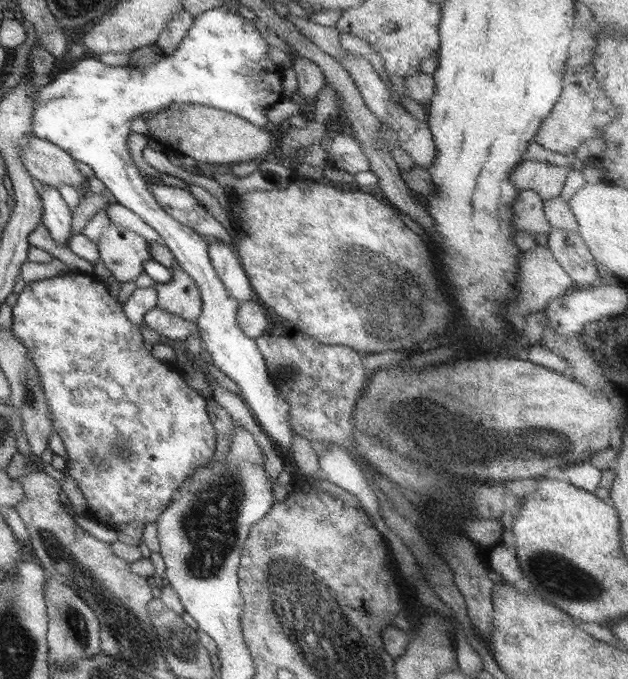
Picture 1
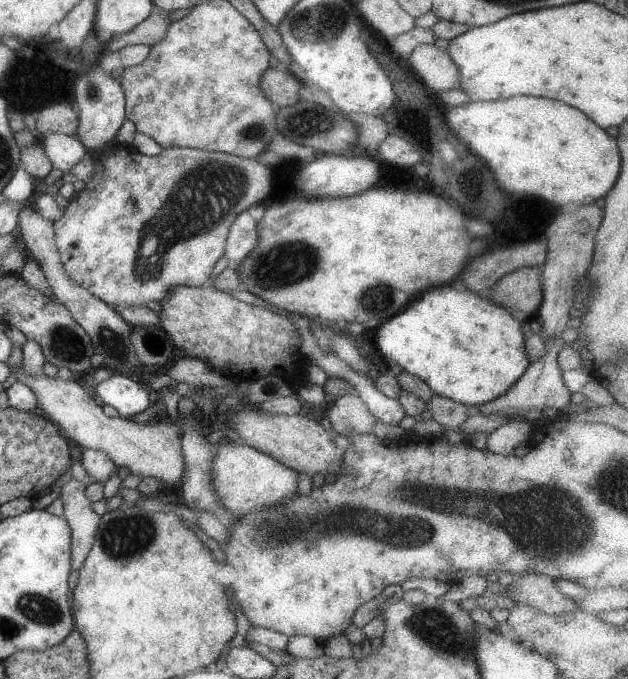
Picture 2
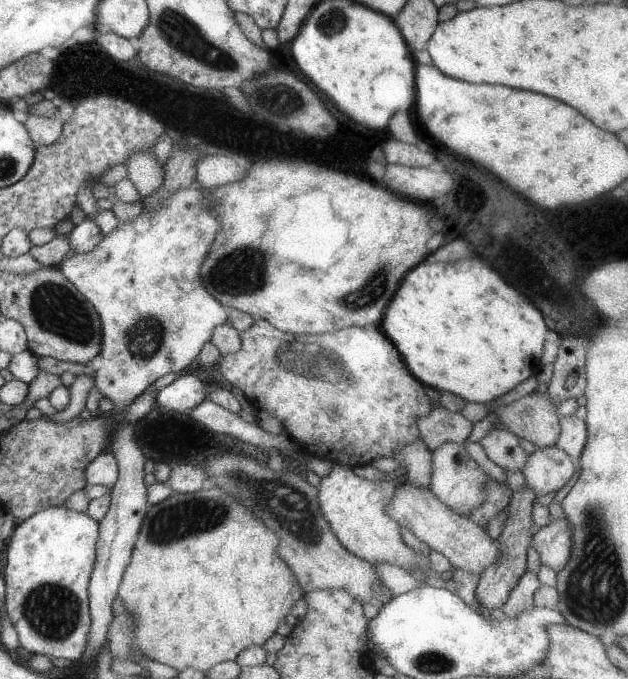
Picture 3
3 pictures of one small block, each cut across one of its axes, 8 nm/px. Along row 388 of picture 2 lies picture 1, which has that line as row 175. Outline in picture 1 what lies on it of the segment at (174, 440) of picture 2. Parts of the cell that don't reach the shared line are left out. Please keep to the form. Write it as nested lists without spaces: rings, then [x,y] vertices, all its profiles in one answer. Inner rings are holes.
[[[31,136],[21,148],[26,170],[48,186],[59,188],[63,184],[84,192],[86,177],[76,166],[76,161],[65,150],[47,140]]]

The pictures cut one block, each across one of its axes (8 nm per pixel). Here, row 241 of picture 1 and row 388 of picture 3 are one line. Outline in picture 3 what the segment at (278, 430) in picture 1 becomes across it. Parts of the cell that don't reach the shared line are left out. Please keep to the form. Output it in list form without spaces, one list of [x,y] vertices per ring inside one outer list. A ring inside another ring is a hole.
[[[184,372],[169,386],[155,394],[155,404],[165,411],[184,413],[207,399],[209,385]]]

